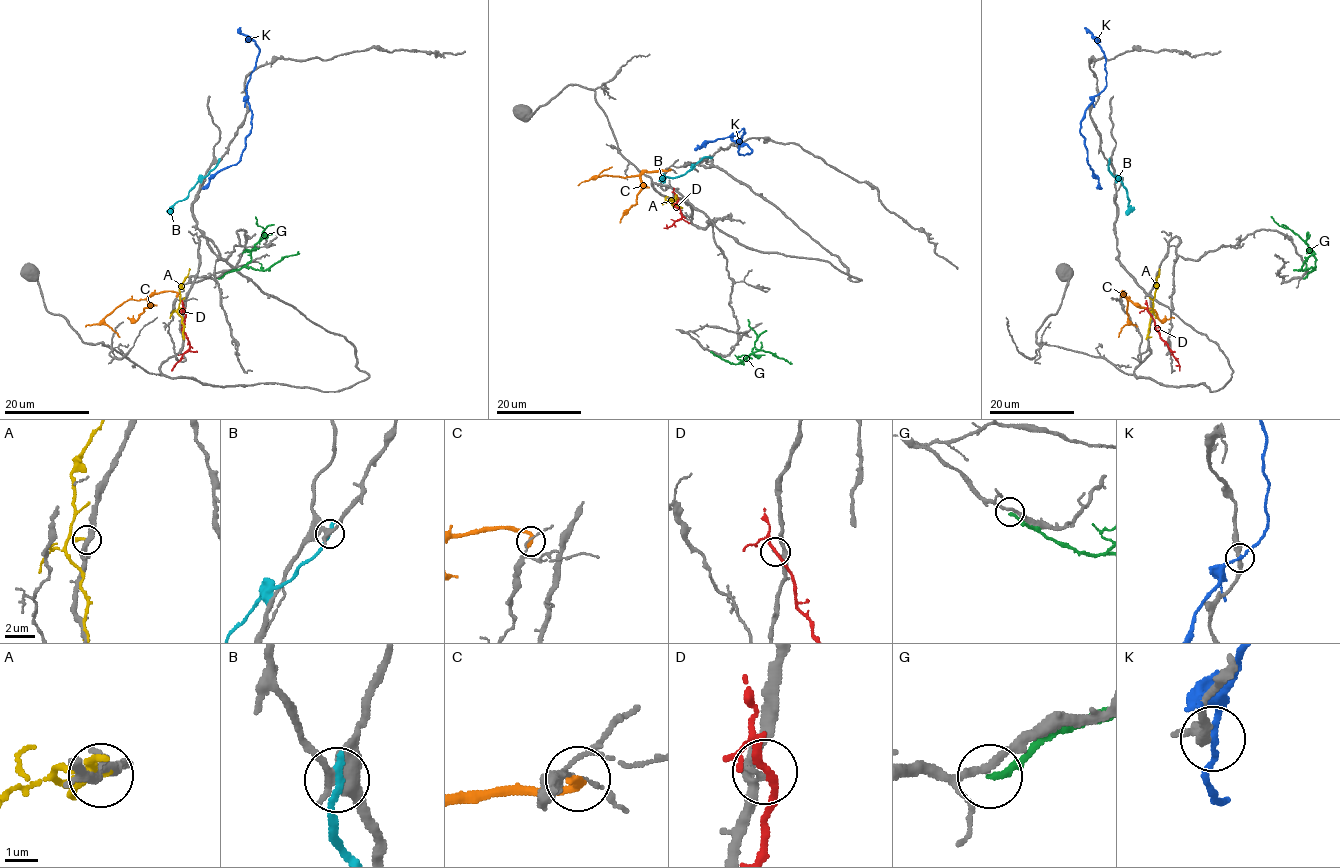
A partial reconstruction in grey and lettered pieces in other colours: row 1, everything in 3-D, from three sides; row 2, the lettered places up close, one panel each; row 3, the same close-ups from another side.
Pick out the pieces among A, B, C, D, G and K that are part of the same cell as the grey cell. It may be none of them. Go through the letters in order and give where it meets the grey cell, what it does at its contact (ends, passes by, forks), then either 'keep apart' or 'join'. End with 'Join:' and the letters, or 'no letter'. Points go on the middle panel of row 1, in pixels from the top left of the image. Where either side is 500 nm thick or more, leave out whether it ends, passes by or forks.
A: contact (676, 200); it ends; keep apart
B: contact (711, 157); it ends; keep apart
C: contact (670, 169); it ends; keep apart
D: contact (677, 197); it passes by; keep apart
G: contact (711, 351); it ends; keep apart
K: contact (739, 147); it passes by; keep apart
Join: no letter

